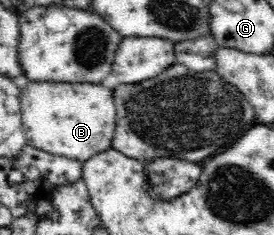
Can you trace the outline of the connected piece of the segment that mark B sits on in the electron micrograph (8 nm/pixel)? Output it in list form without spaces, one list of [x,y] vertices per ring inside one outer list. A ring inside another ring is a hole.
[[[28,83],[26,89],[22,89],[22,103],[21,103],[21,117],[23,123],[23,130],[26,134],[27,141],[30,145],[40,148],[46,153],[60,157],[68,157],[68,159],[75,159],[76,161],[85,162],[90,159],[93,155],[103,152],[111,147],[111,143],[114,137],[116,127],[116,105],[114,105],[114,99],[112,99],[112,91],[104,89],[102,85],[90,85],[90,83]]]

